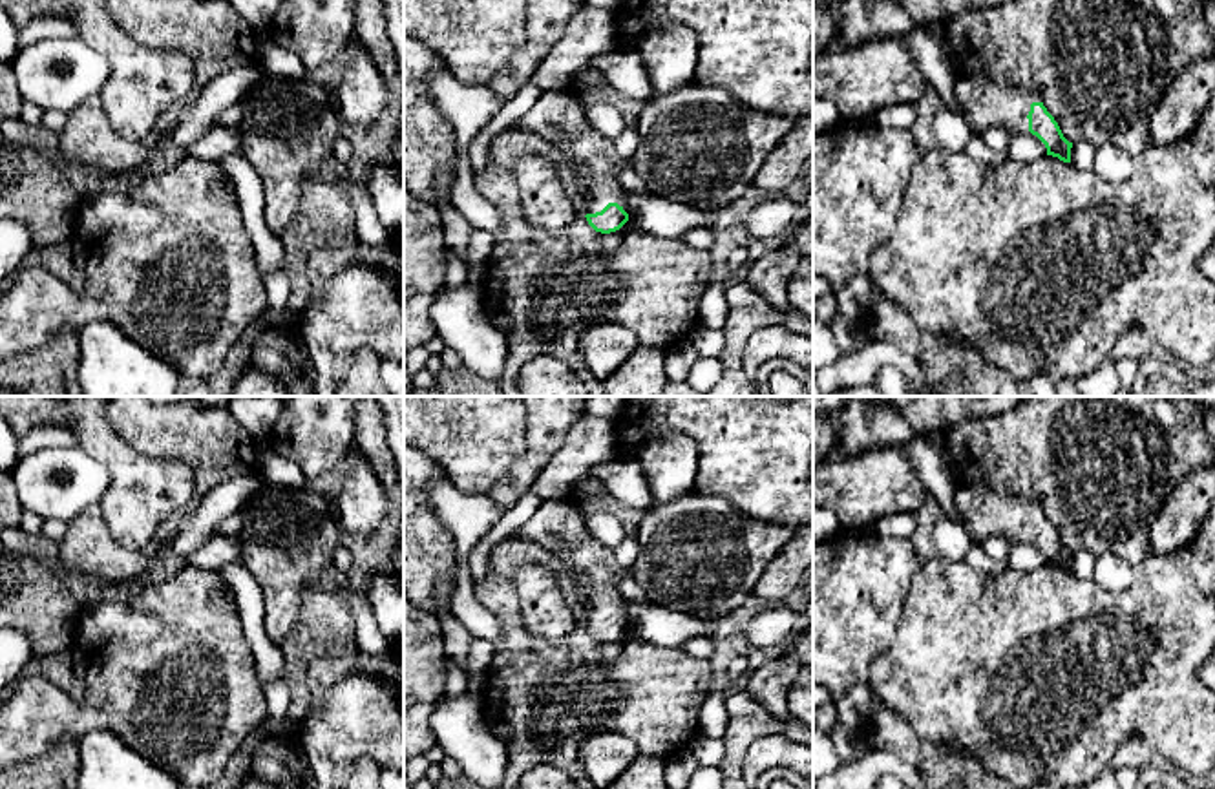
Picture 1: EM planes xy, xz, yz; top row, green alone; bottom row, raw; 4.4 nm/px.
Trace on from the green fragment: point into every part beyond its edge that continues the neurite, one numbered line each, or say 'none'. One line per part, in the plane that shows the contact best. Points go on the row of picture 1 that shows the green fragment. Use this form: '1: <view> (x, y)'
1: xz (558, 117)

